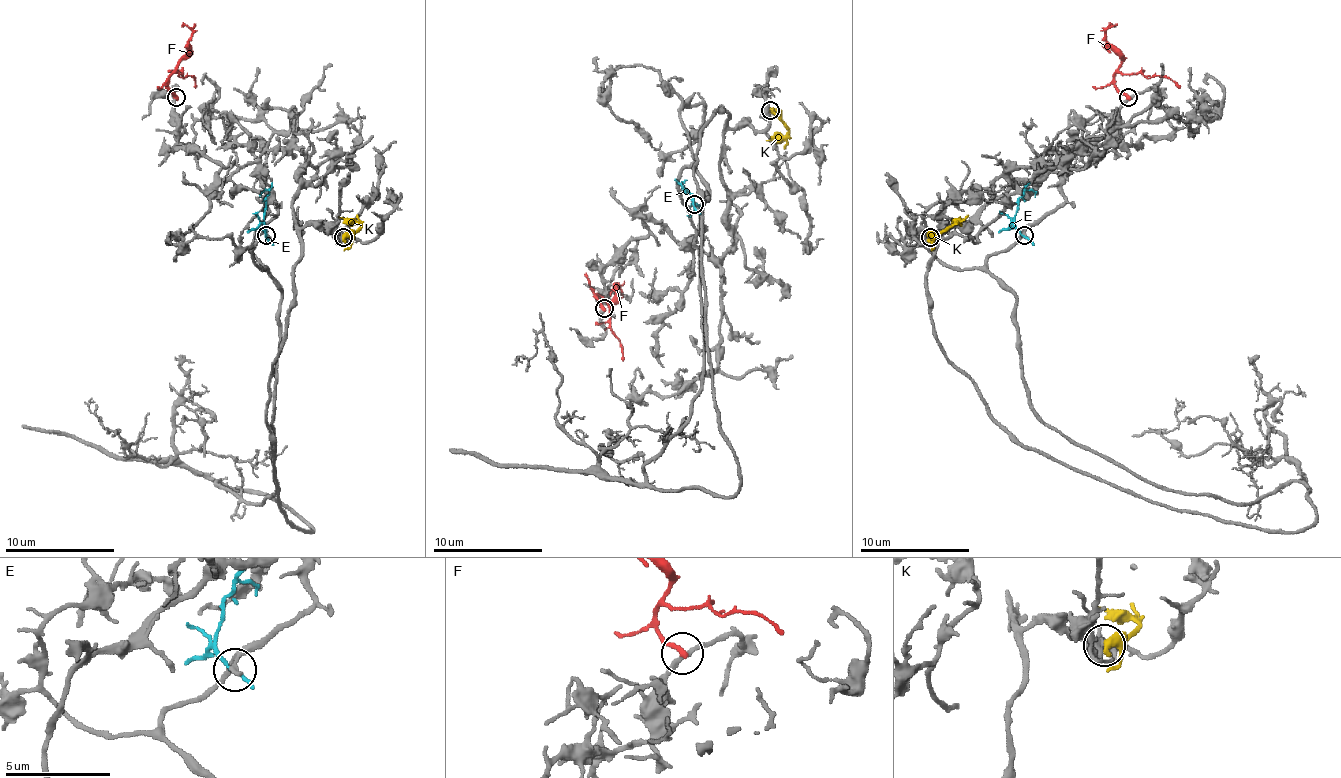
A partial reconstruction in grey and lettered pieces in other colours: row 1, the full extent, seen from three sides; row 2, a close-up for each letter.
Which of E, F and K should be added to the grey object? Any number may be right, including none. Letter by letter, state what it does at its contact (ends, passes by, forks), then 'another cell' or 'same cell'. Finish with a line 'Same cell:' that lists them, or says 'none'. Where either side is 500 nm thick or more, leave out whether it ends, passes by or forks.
E: it passes by | another cell
F: it ends | another cell
K: same cell
Same cell: K

